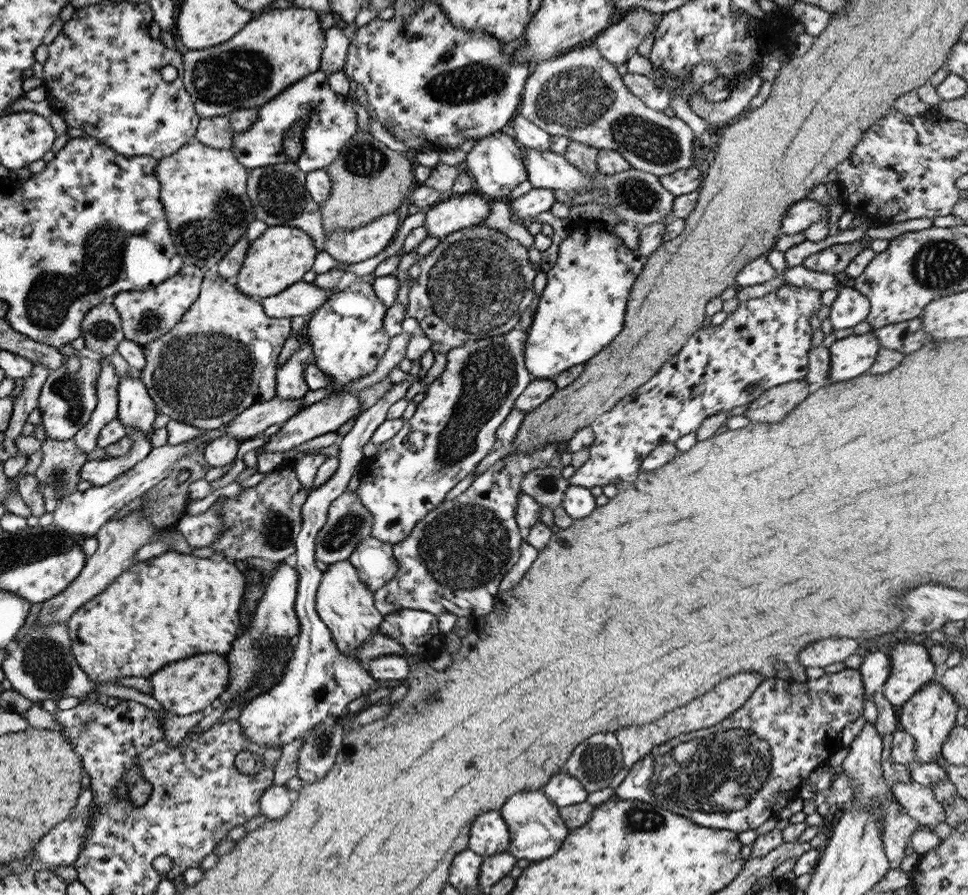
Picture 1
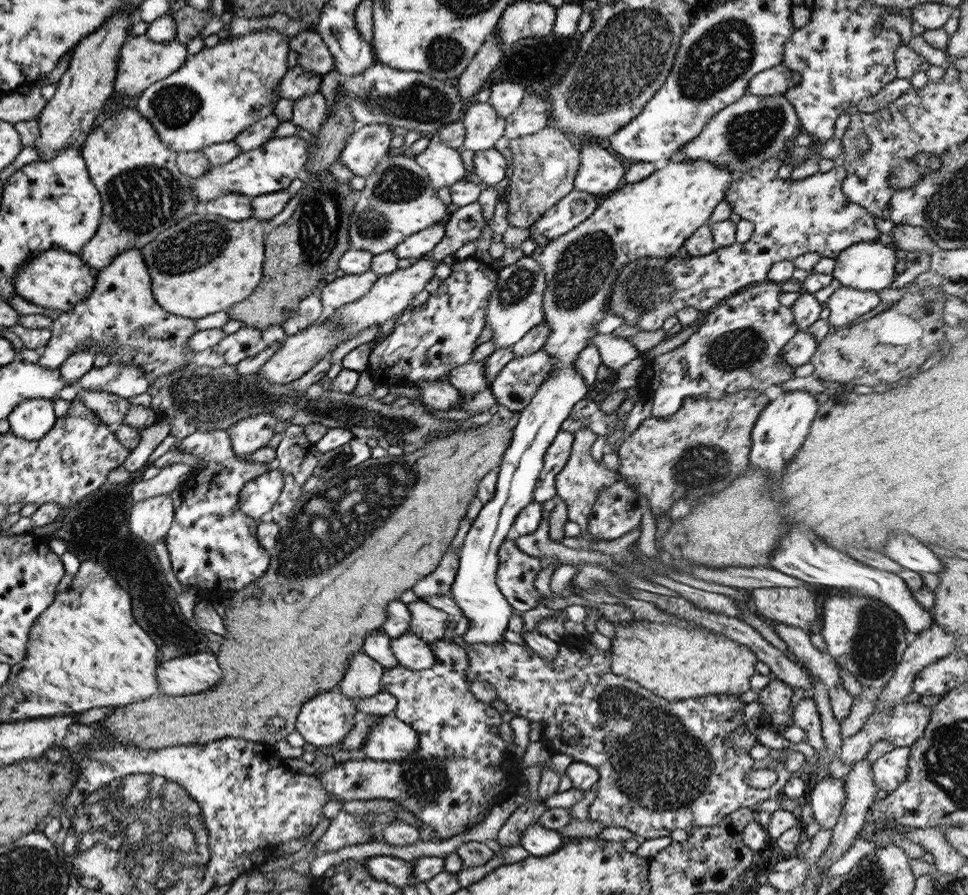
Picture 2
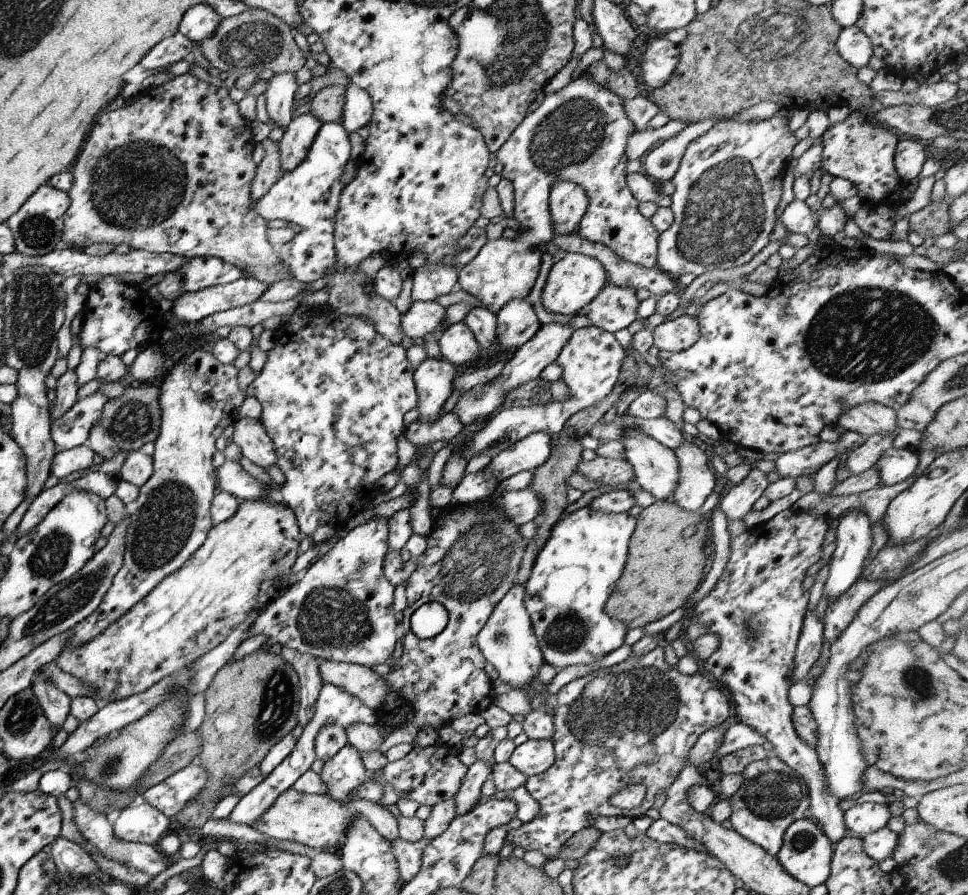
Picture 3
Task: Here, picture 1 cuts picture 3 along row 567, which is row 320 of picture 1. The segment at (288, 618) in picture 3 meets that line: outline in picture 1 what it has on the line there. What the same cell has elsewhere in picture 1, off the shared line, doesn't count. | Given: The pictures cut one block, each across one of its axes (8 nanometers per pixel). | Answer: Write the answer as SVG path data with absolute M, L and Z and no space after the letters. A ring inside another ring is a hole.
M354 282L339 292L331 293L329 298L307 317L306 324L300 332L300 341L311 343L313 365L317 369L321 369L325 375L329 375L329 379L331 379L329 386L323 386L329 390L326 397L347 392L347 382L369 374L375 369L381 355L387 350L390 339L382 324L385 312L386 306L377 299L369 282Z

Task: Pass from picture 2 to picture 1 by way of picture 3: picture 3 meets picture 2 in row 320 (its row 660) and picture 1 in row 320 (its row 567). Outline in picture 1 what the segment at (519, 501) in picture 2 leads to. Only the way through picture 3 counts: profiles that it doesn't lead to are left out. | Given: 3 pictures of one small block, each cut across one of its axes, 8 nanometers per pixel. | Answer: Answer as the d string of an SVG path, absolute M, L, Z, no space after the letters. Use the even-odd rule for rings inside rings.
M594 221L574 223L558 245L553 267L545 272L547 283L538 296L538 307L526 330L523 347L525 368L537 380L551 380L565 368L587 362L591 356L605 348L623 328L629 291L644 265L644 260L638 258L634 251L625 248L621 238L613 236L609 229L611 226Z

